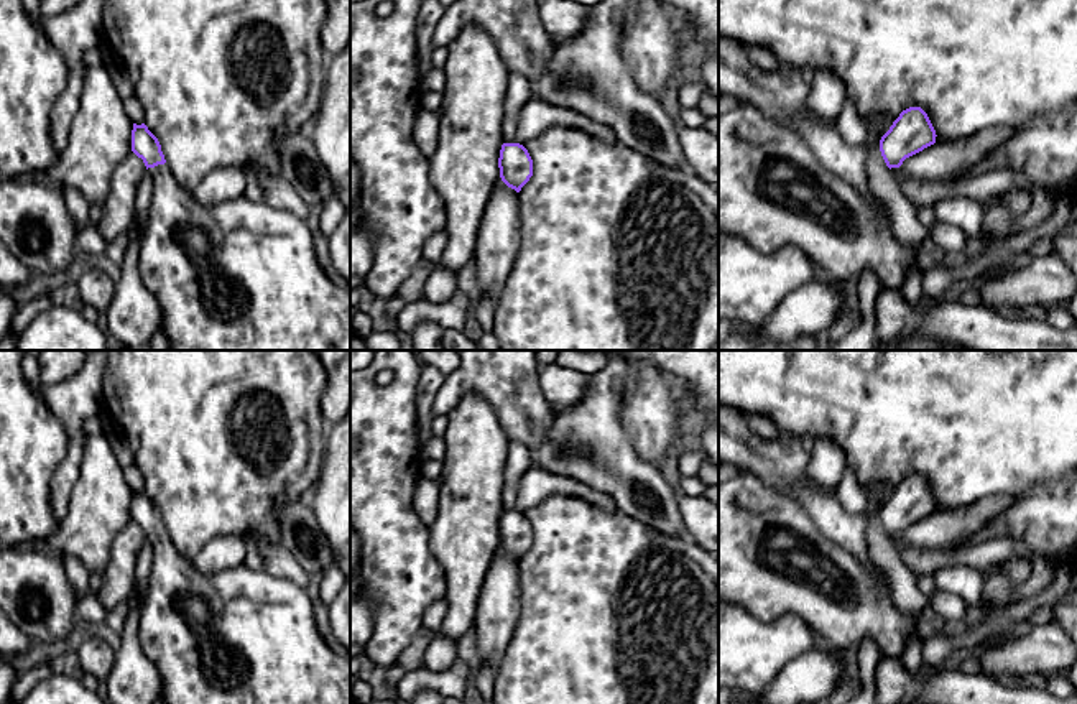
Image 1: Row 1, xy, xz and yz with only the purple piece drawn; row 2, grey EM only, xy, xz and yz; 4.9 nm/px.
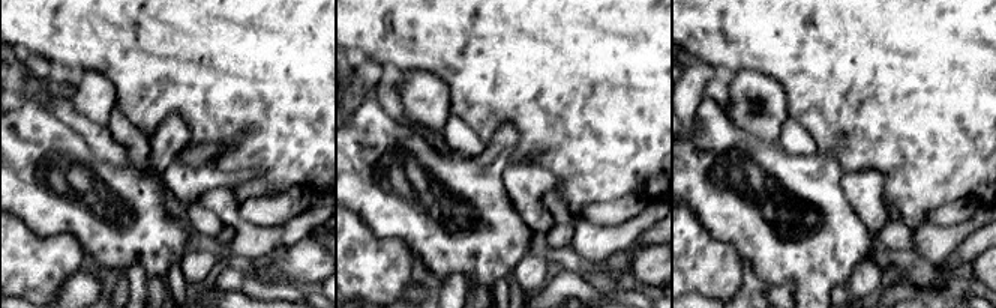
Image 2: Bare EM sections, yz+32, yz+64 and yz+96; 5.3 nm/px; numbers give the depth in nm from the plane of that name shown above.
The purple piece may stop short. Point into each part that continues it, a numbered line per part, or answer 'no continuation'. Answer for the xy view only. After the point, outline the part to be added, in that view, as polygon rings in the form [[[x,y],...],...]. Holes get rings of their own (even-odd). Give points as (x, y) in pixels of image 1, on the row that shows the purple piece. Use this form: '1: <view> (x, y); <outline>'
1: xy (240, 275); [[[166,163],[146,171],[153,179],[153,196],[148,224],[141,237],[138,271],[161,309],[159,331],[171,340],[171,350],[350,350],[350,291],[324,273],[316,258],[312,234],[304,220],[284,209],[271,207],[265,201],[253,202],[245,196],[204,206],[178,184]]]

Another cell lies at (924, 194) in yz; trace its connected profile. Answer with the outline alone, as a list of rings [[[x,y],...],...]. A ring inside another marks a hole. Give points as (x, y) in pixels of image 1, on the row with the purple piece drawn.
[[[1001,169],[977,178],[959,178],[954,181],[904,178],[899,184],[904,196],[916,209],[932,211],[932,207],[942,199],[967,197],[985,201],[991,196],[1018,189],[1021,188],[1021,174]]]

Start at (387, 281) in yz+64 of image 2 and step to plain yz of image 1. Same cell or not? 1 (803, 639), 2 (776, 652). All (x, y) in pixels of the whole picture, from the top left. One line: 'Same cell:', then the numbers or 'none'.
Same cell: 1, 2

